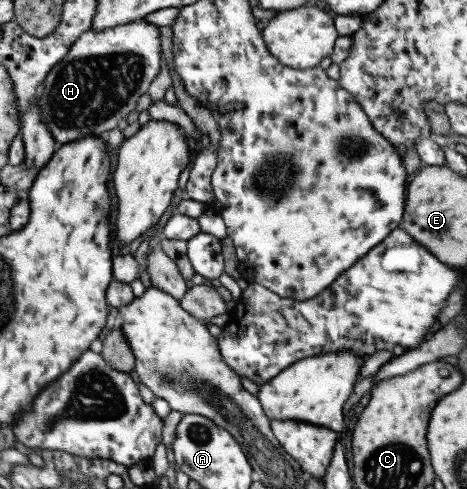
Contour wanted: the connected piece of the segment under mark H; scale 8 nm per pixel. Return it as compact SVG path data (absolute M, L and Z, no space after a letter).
M144 20L108 28L102 32L88 30L70 45L64 58L48 71L43 85L38 91L37 107L40 121L58 145L83 136L105 136L106 132L116 127L119 120L128 112L134 111L138 98L143 96L158 74L161 46L158 28Z

